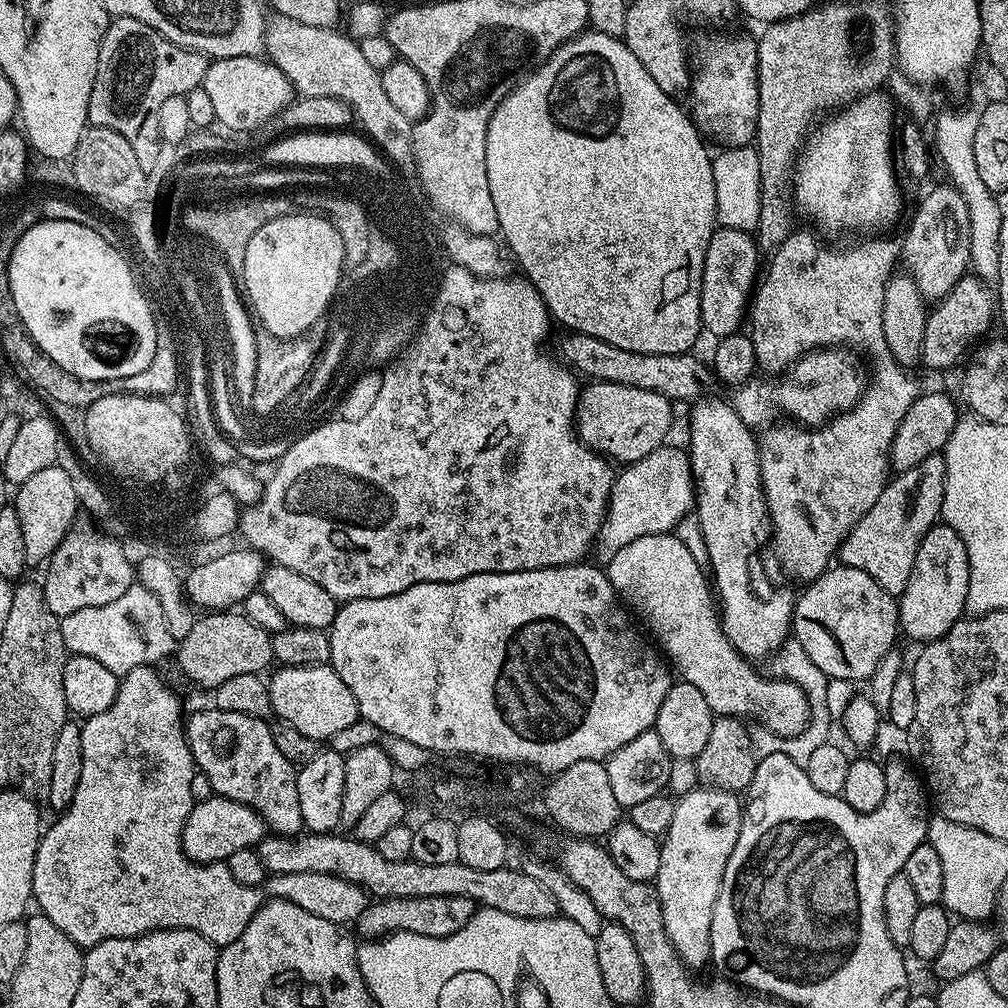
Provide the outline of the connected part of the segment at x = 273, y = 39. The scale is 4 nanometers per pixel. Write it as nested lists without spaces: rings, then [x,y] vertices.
[[[273,15],[264,35],[266,56],[286,74],[300,96],[338,98],[352,109],[352,115],[364,129],[363,135],[388,160],[396,164],[412,164],[412,126],[390,102],[382,86],[381,69],[370,66],[359,43],[336,28],[306,26],[285,16]]]

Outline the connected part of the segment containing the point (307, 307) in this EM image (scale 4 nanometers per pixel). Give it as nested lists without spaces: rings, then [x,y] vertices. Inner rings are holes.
[[[305,212],[268,220],[246,248],[242,288],[247,303],[255,319],[264,323],[268,336],[277,340],[294,340],[311,333],[336,298],[346,271],[338,230],[324,217]]]

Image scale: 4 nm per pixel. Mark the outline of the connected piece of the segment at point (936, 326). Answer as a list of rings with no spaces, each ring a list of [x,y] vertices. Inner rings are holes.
[[[975,274],[964,277],[941,300],[935,301],[929,311],[924,331],[923,363],[932,368],[948,368],[960,360],[981,339],[979,337],[994,324],[994,292],[991,287]]]

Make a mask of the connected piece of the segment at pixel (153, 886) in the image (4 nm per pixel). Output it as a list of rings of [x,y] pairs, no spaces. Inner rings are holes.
[[[152,666],[140,667],[130,670],[119,677],[120,685],[114,702],[110,702],[110,710],[102,710],[102,714],[94,714],[83,721],[80,733],[82,734],[82,778],[78,778],[78,790],[70,802],[70,806],[59,813],[52,825],[47,825],[46,831],[41,835],[40,845],[34,858],[32,897],[34,904],[40,908],[39,915],[50,918],[66,938],[70,938],[81,949],[87,950],[95,944],[106,942],[110,938],[130,938],[141,936],[154,930],[167,928],[181,928],[194,930],[202,934],[210,943],[222,950],[230,942],[234,942],[250,926],[250,918],[264,905],[266,896],[260,888],[242,886],[242,882],[234,879],[230,874],[227,863],[196,864],[182,850],[182,830],[186,826],[186,818],[190,814],[194,803],[192,796],[192,783],[198,780],[198,769],[194,758],[190,754],[188,738],[184,734],[186,711],[180,705],[176,692],[156,673]]]

